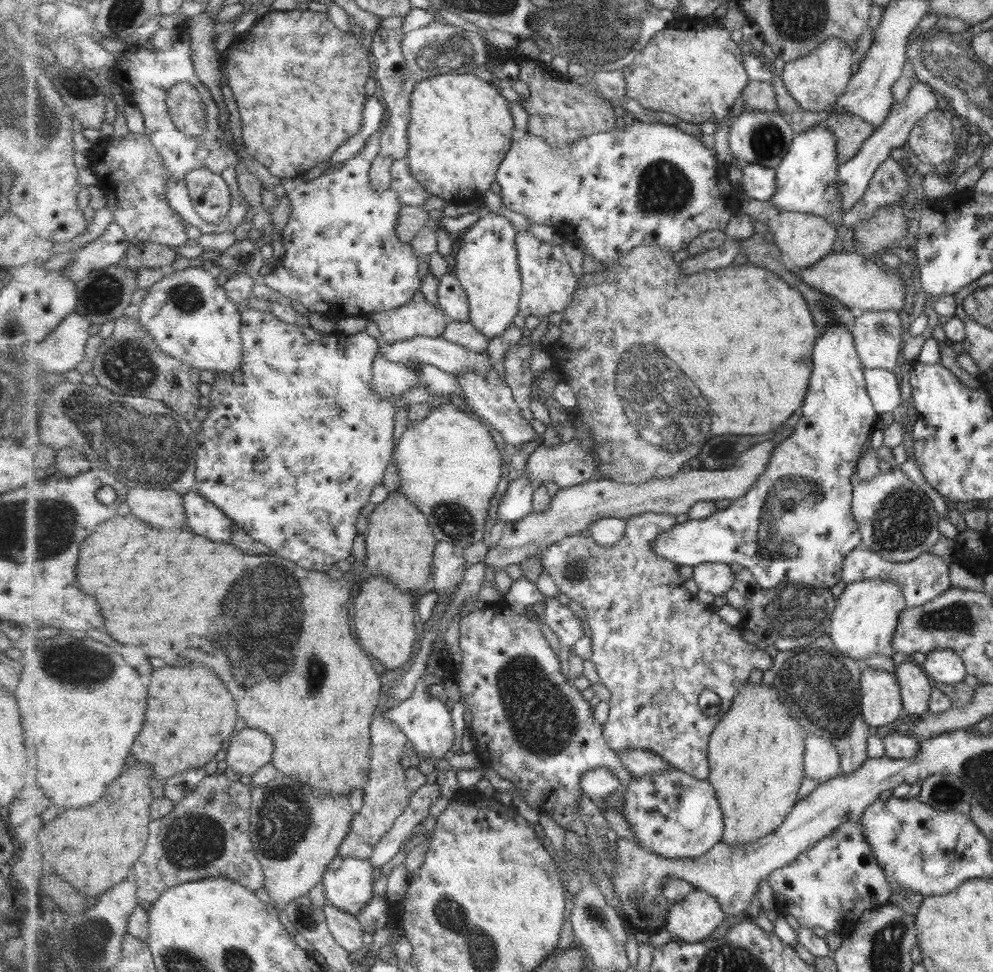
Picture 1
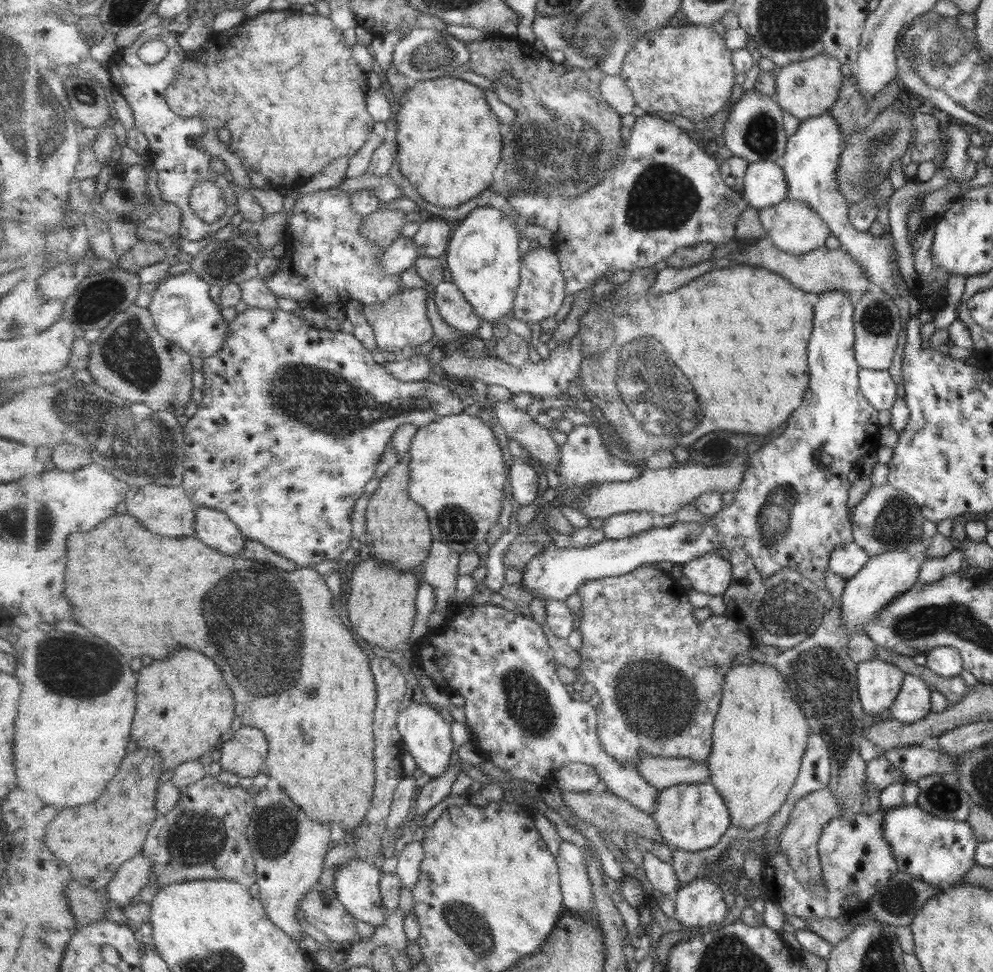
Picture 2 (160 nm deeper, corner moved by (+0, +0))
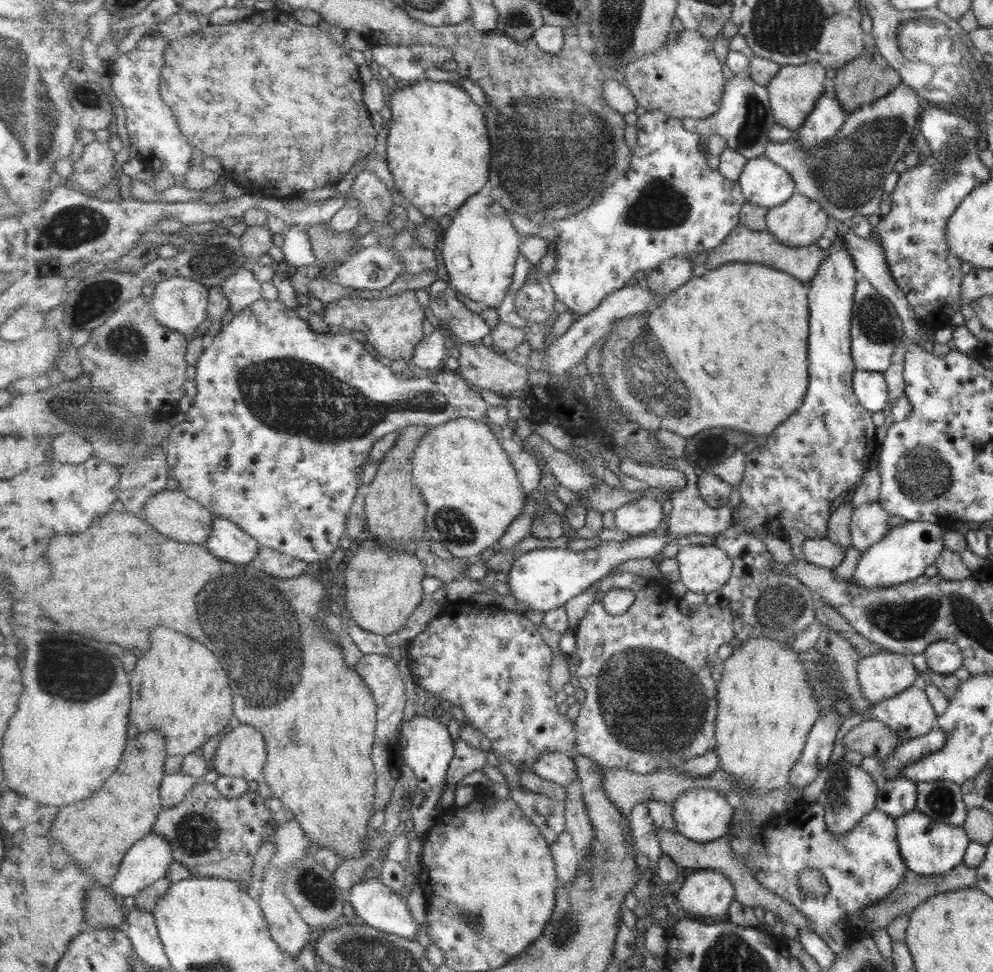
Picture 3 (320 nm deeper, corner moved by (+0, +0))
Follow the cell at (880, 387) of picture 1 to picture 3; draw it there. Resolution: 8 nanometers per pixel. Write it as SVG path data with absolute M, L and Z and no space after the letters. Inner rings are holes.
M857 370L852 375L852 389L865 410L875 413L885 408L888 399L883 374Z

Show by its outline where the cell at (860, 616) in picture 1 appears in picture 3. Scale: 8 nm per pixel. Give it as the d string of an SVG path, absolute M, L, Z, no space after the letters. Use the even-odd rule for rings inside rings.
M905 521L904 524L891 527L879 542L860 553L851 582L858 587L870 589L900 585L921 576L923 570L933 563L942 551L944 526L925 521Z

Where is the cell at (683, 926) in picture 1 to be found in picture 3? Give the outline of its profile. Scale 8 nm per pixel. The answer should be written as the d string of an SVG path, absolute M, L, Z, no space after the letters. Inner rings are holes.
M713 869L691 872L677 893L681 914L691 917L725 916L736 900L736 887Z

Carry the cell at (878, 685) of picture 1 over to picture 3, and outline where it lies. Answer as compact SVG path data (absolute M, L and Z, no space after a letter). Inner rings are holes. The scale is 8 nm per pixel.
M887 650L860 657L856 662L860 690L873 704L916 684L918 675L909 658Z

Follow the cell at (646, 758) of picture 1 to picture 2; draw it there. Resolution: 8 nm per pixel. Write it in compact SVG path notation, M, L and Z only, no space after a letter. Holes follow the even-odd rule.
M642 754L637 768L649 784L659 790L685 783L707 783L711 776L708 761L697 762L688 758L652 754Z

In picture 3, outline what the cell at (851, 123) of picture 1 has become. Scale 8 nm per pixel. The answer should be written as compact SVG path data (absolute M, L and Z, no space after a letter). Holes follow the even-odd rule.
M865 49L859 58L835 70L833 78L834 97L837 102L840 102L845 116L847 116L852 110L860 108L861 105L868 105L871 101L884 97L899 83L900 76L877 54L876 49Z

